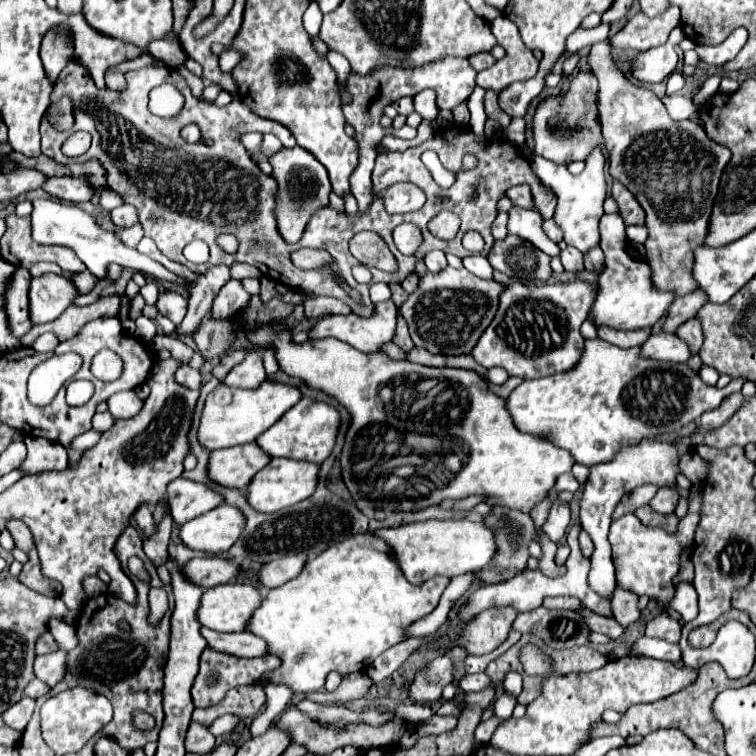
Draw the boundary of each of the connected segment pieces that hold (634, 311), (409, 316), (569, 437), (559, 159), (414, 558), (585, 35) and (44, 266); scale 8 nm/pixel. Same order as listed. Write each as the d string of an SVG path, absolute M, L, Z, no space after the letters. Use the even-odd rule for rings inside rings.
M604 214L600 220L600 234L600 246L606 254L606 270L598 278L600 294L592 306L594 324L606 324L616 330L638 330L644 326L654 326L674 302L674 292L662 292L654 286L652 268L630 248L632 244L624 234L624 222L620 214Z
M446 268L438 274L428 272L420 278L420 286L400 306L402 318L408 322L414 346L426 348L432 354L470 354L480 334L492 322L498 310L498 296L504 286L498 282L484 282L466 268Z
M594 338L584 342L582 356L574 368L546 378L522 380L522 384L516 386L508 396L508 410L520 430L550 438L556 442L556 446L570 450L576 462L594 466L600 462L610 462L620 452L620 448L636 446L644 438L678 432L686 424L700 418L706 410L718 408L726 396L740 390L746 381L746 378L734 379L726 386L726 390L718 390L716 386L704 384L698 372L694 372L688 364L644 358L640 354L640 346L618 348L604 342L602 338Z
M576 72L570 76L570 90L564 96L544 100L534 116L534 154L548 158L556 164L570 164L584 160L592 148L602 144L602 132L596 122L596 104L590 100L590 90L596 88L596 76L592 72Z
M452 518L452 520L426 520L404 524L398 528L376 530L388 544L392 544L400 568L410 584L422 584L424 580L444 574L448 578L482 570L496 556L494 530L484 520Z
M600 24L598 28L592 28L592 30L582 30L578 28L576 32L572 32L568 36L568 42L566 42L566 50L568 52L576 52L584 46L592 46L600 40L606 40L608 38L608 26L606 24Z
M36 262L32 268L30 268L32 276L40 276L40 274L46 274L46 272L56 272L60 274L62 268L58 264L52 264L52 262Z

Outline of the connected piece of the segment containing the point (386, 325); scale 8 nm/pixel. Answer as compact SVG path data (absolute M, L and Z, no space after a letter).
M386 300L386 302L376 304L376 314L372 318L360 318L356 314L346 314L346 316L332 314L332 316L318 318L316 324L308 332L308 338L310 340L320 340L320 338L332 336L332 338L338 338L342 342L348 342L350 346L358 348L360 352L368 352L370 354L370 352L378 352L384 344L392 342L394 330L396 330L396 316L398 316L396 304L392 300Z

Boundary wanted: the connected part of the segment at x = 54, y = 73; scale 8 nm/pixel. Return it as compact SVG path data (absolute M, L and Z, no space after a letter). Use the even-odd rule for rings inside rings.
M58 24L56 28L50 28L42 40L40 58L44 62L44 70L48 78L54 82L62 68L74 60L74 46L72 46L74 34L68 24Z

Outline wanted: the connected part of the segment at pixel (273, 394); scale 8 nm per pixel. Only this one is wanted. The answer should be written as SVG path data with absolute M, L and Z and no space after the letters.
M264 380L254 390L230 388L224 382L220 382L206 398L204 416L200 420L200 430L198 430L198 440L208 450L254 442L264 430L268 430L276 420L280 420L300 400L302 400L300 388L282 384L278 380Z

